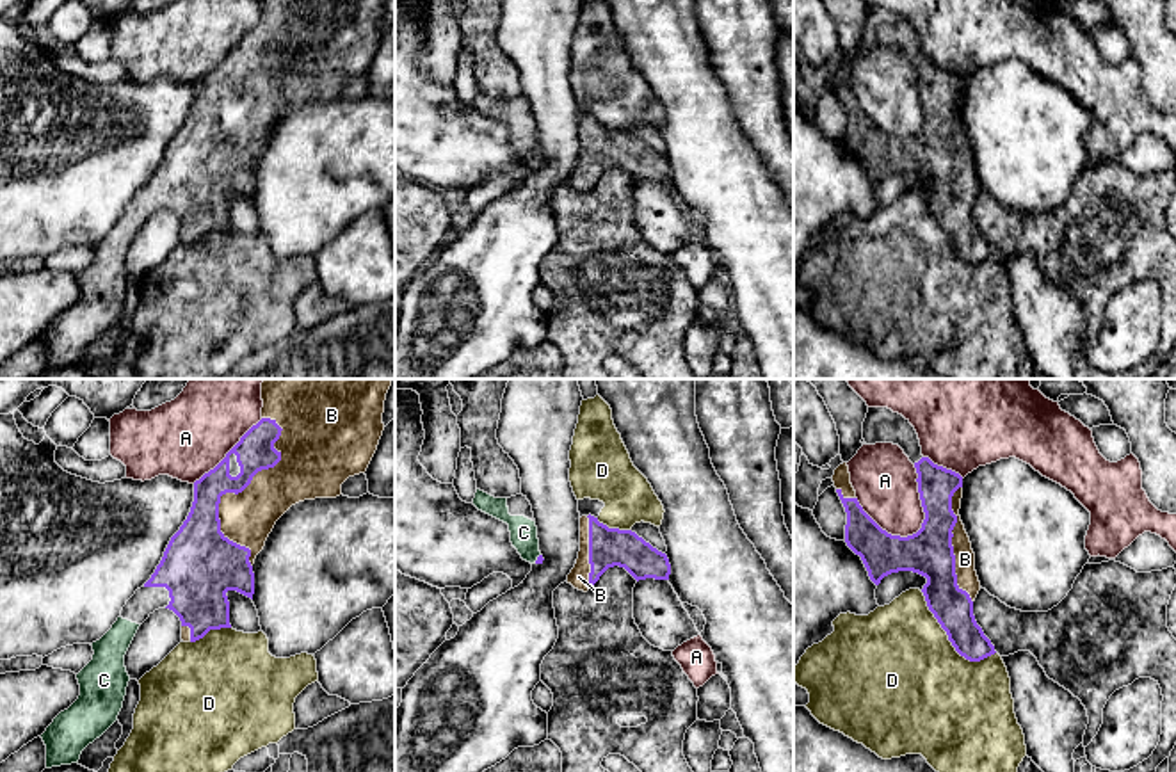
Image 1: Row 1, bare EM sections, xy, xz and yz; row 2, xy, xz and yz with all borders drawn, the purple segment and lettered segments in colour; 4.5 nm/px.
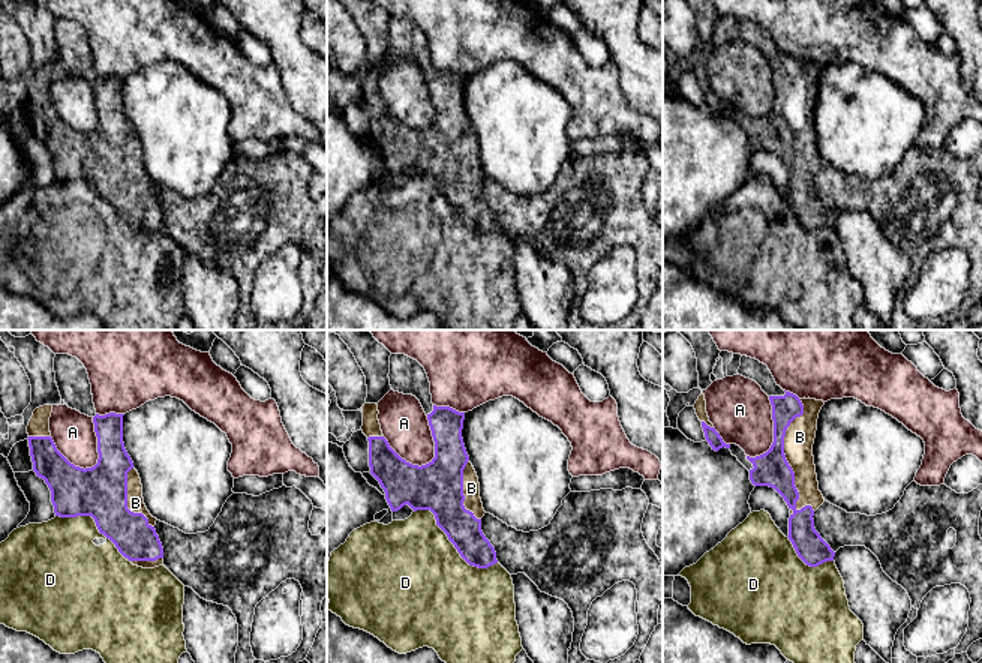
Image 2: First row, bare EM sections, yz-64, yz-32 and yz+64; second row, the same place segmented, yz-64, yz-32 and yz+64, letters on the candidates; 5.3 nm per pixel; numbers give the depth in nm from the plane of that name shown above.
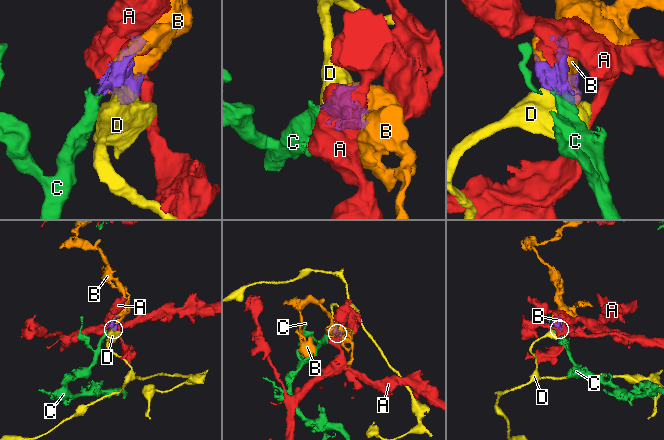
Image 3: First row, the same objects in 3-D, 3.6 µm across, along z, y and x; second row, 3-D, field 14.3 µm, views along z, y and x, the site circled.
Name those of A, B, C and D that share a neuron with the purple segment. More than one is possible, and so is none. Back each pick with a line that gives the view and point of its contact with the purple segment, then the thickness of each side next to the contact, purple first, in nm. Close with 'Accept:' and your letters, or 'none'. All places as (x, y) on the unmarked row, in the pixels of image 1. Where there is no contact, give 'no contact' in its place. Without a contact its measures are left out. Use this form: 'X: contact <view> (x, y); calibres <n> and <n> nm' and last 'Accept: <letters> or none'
B: contact xy (233, 93); calibres 190 and 240 nm
C: contact xz (538, 159); calibres 30 and 130 nm
Accept: B, C

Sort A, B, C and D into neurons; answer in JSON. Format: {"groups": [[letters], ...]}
{"groups": [["A"], ["B", "C"], ["D"]]}

